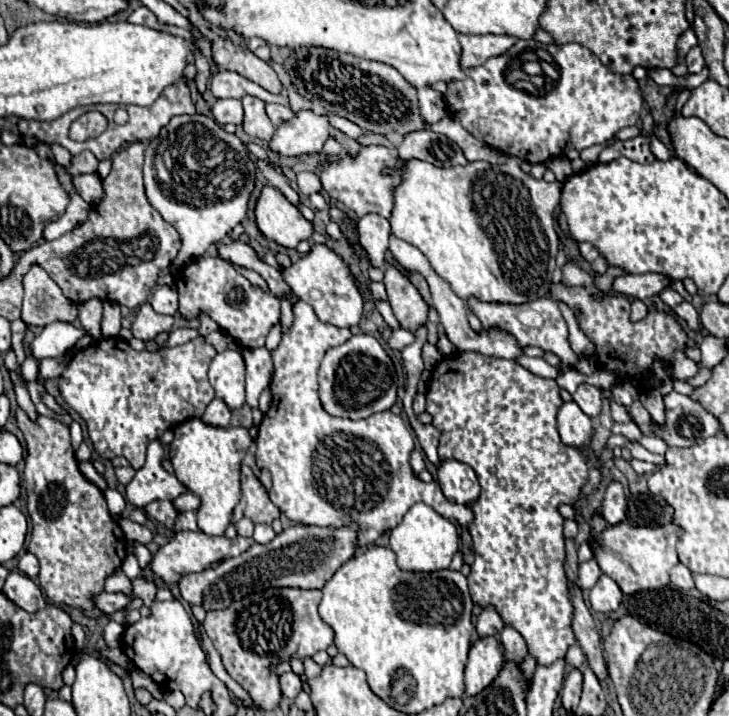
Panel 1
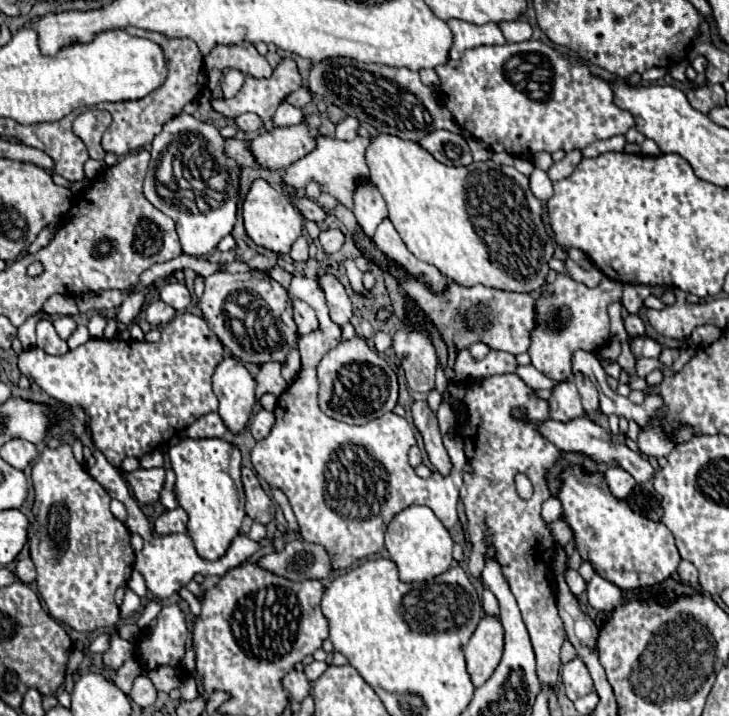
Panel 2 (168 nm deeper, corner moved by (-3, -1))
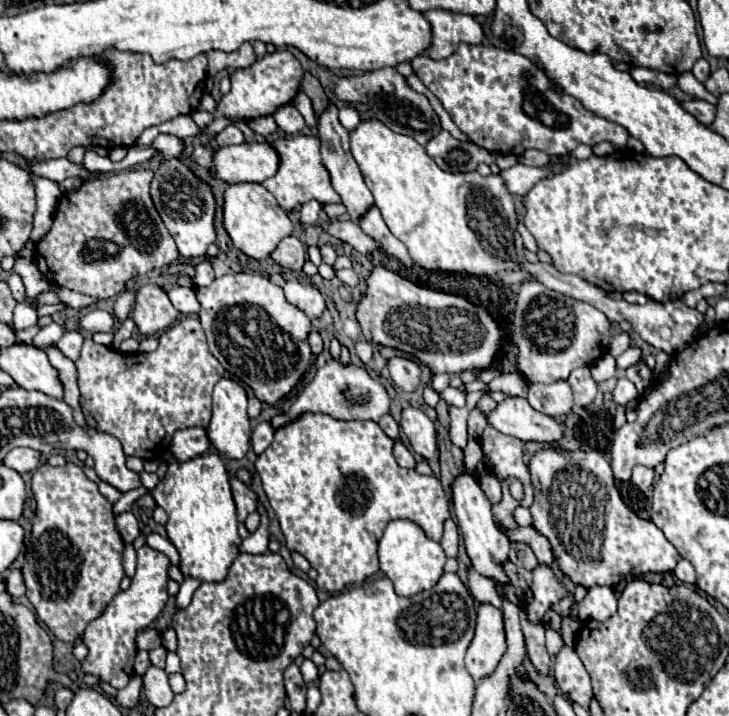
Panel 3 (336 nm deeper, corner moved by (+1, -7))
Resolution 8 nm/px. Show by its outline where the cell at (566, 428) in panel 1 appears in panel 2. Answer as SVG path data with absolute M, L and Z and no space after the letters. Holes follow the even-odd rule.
M571 381L559 383L553 389L553 397L549 399L549 413L555 421L573 421L577 417L585 417L585 409L581 405L581 397L577 387Z

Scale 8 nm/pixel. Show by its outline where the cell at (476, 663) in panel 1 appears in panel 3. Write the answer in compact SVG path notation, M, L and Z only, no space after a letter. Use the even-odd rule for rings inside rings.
M481 603L477 609L475 637L465 657L469 675L475 681L491 675L505 651L507 651L507 641L503 627L503 611L489 603Z

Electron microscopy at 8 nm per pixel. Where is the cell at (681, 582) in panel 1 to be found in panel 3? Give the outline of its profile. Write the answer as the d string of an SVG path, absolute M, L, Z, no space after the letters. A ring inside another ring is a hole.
M679 559L679 563L673 569L673 573L675 573L675 577L681 583L687 583L687 585L693 585L695 583L695 569L693 569L693 565L687 559Z

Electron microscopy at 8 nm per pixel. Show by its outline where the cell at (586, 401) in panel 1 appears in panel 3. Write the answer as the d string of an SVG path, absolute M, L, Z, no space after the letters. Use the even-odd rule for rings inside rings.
M581 367L577 371L573 371L567 379L567 383L573 389L573 397L575 397L575 405L579 407L587 407L593 403L595 395L597 395L597 383L591 377L589 367Z

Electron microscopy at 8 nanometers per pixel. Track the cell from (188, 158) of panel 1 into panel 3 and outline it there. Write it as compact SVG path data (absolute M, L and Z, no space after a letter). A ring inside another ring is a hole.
M159 133L153 141L153 147L165 157L165 163L161 165L159 173L155 173L155 179L151 183L151 197L153 203L167 225L171 237L177 243L177 249L181 257L203 257L207 247L215 241L215 229L213 229L213 215L215 215L215 199L211 193L211 187L197 179L193 171L187 167L187 163L181 159L183 155L183 143L175 135Z

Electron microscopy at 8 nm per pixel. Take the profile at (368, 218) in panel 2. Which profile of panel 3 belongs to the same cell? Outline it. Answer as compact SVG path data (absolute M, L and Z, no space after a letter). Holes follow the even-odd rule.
M327 103L325 111L319 115L319 139L321 139L321 155L323 155L323 165L331 175L331 185L339 193L343 205L347 207L351 221L357 221L367 207L373 203L373 195L367 189L363 175L359 171L359 165L355 163L351 151L349 151L349 131L339 123L337 117L337 107L333 103Z

